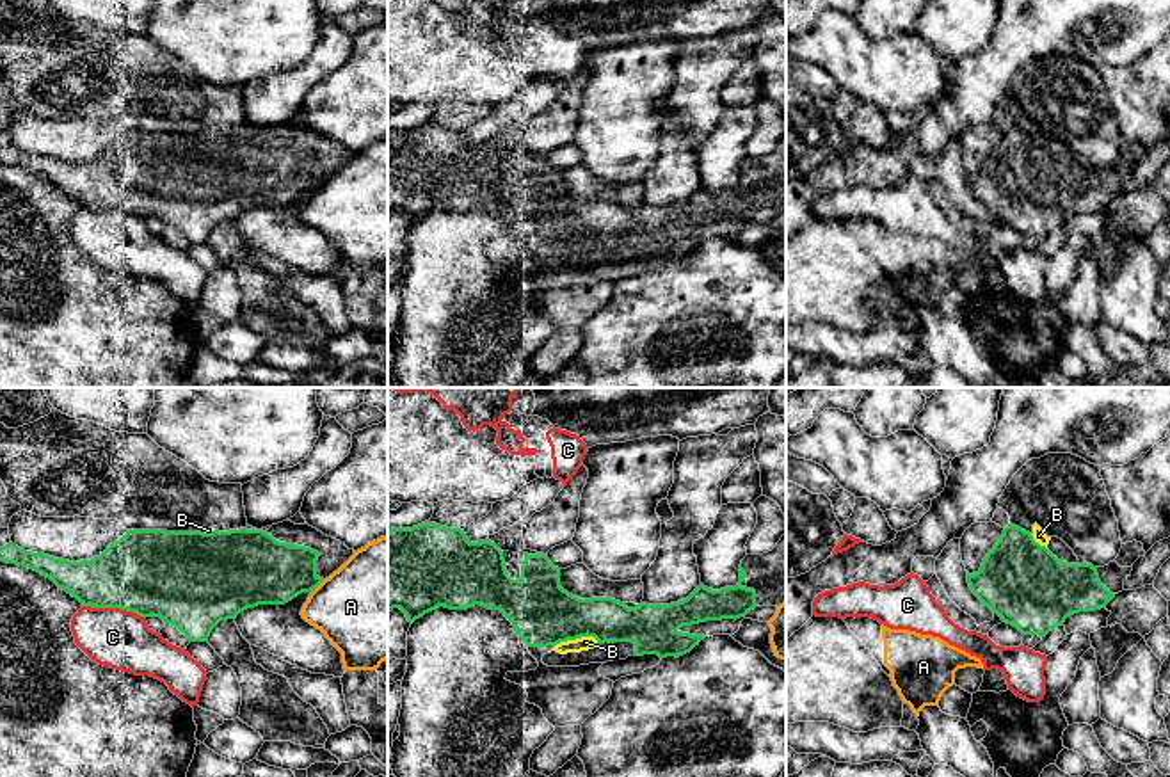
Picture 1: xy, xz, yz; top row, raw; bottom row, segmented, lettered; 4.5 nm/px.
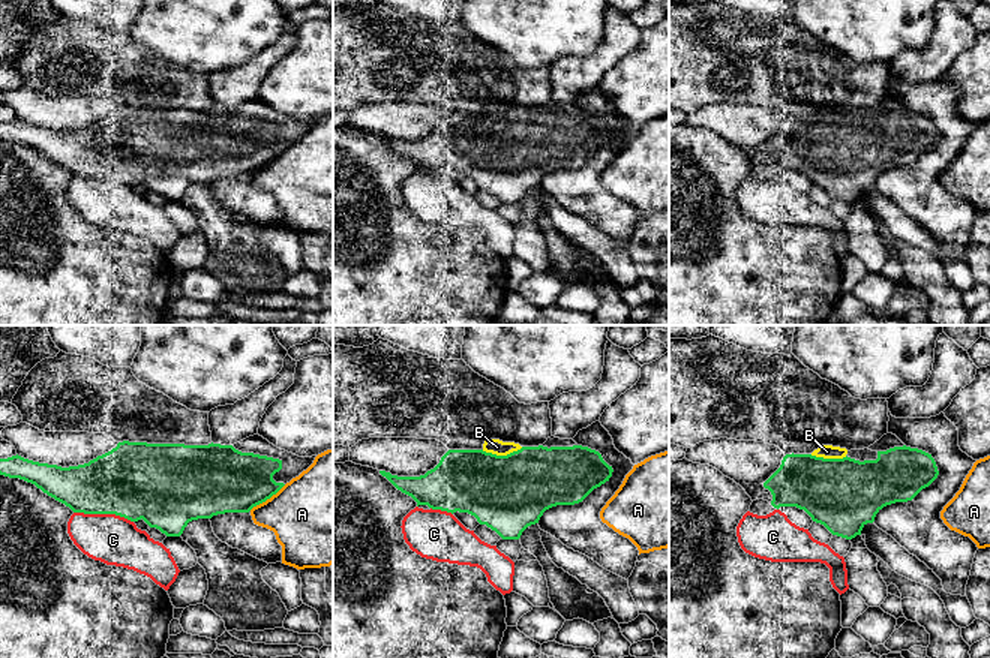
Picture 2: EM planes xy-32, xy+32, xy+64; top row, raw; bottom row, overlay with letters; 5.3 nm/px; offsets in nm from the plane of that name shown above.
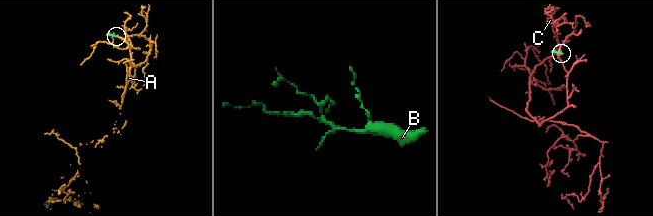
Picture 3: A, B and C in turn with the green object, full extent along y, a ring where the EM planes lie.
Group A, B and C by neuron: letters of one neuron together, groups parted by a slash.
A / B / C

